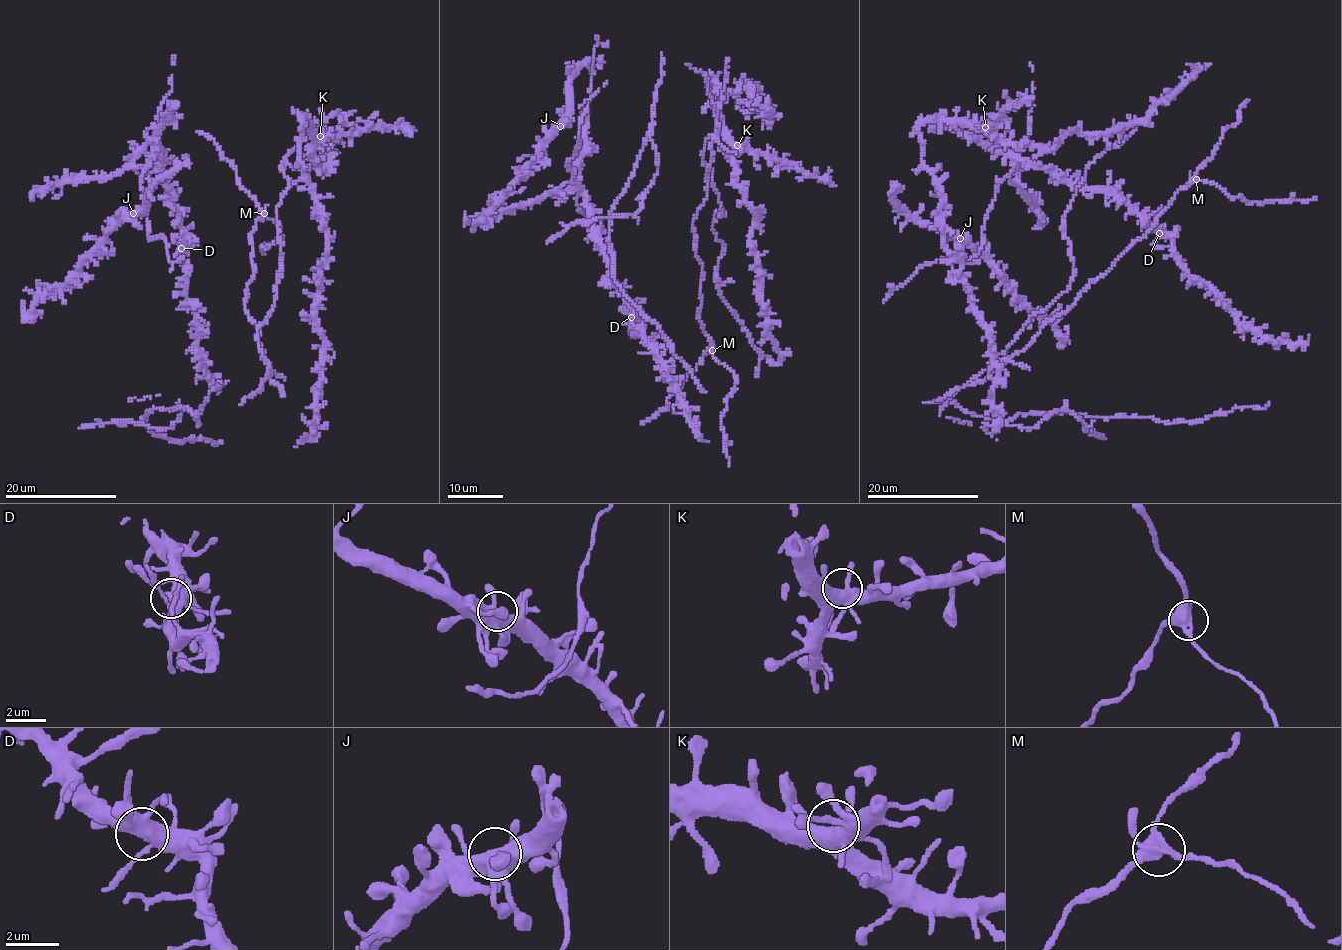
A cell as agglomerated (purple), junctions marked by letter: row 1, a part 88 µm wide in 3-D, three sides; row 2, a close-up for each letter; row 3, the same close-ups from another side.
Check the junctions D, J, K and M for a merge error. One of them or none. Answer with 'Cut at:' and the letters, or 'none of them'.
Cut at: none of them

